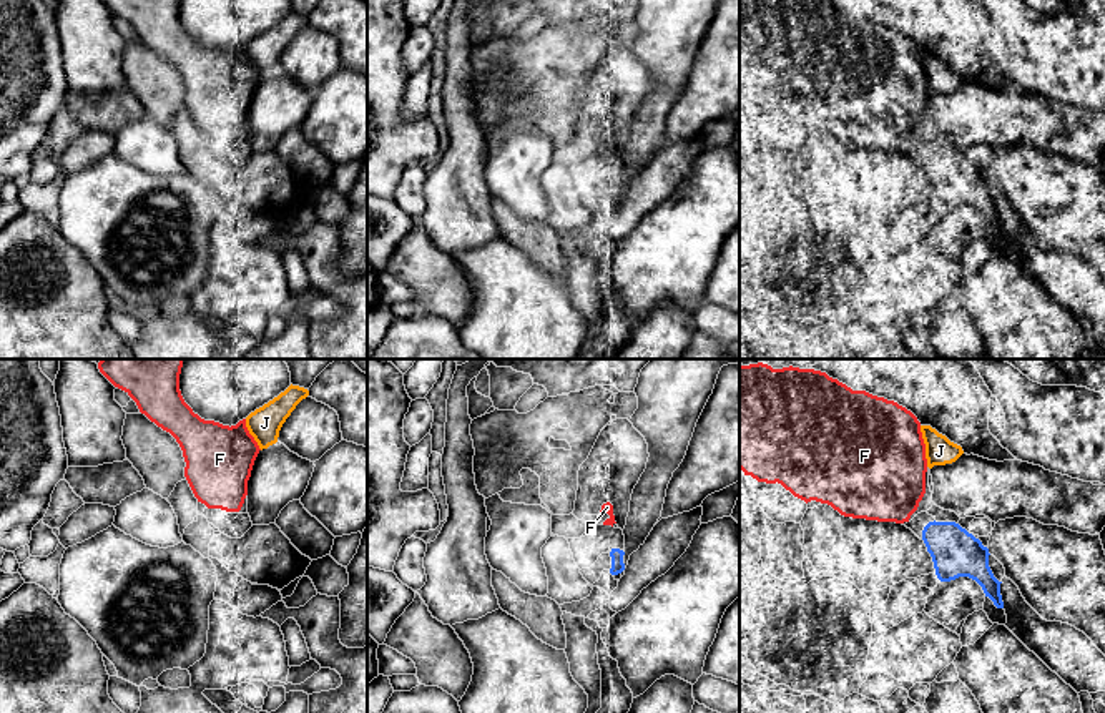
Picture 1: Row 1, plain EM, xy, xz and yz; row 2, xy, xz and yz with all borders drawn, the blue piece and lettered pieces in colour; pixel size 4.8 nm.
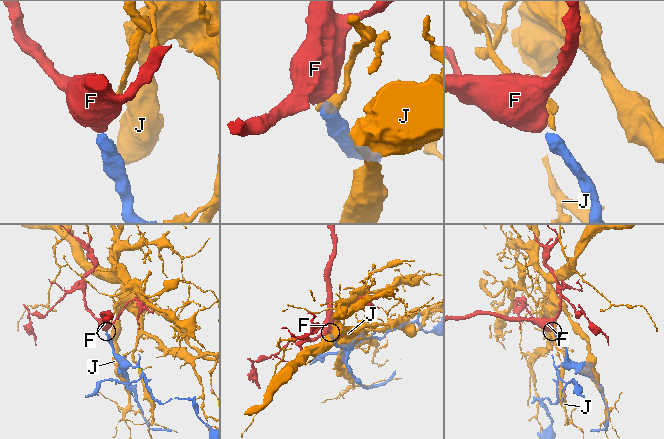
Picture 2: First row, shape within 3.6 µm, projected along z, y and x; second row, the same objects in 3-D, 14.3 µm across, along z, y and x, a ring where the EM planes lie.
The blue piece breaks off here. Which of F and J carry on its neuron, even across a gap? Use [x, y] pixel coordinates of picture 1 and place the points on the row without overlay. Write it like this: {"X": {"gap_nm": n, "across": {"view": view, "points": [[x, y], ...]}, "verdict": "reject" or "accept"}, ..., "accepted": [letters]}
{"F": {"gap_nm": 90, "across": {"view": "yz", "points": [[924, 155], [908, 148]]}, "verdict": "accept"}, "J": {"gap_nm": 260, "across": {"view": "yz", "points": [[934, 148], [931, 95]]}, "verdict": "reject"}, "accepted": ["F"]}

